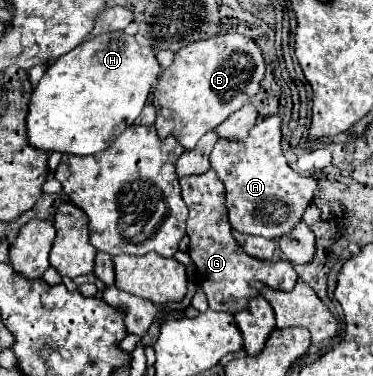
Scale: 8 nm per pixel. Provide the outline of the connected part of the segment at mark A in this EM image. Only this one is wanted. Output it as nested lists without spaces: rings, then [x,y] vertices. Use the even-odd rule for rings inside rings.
[[[280,115],[266,117],[264,121],[252,127],[246,141],[220,139],[210,153],[210,165],[226,187],[226,207],[230,225],[240,233],[260,235],[266,239],[280,239],[302,221],[304,211],[314,201],[318,179],[302,177],[290,169],[280,149],[280,125]]]

